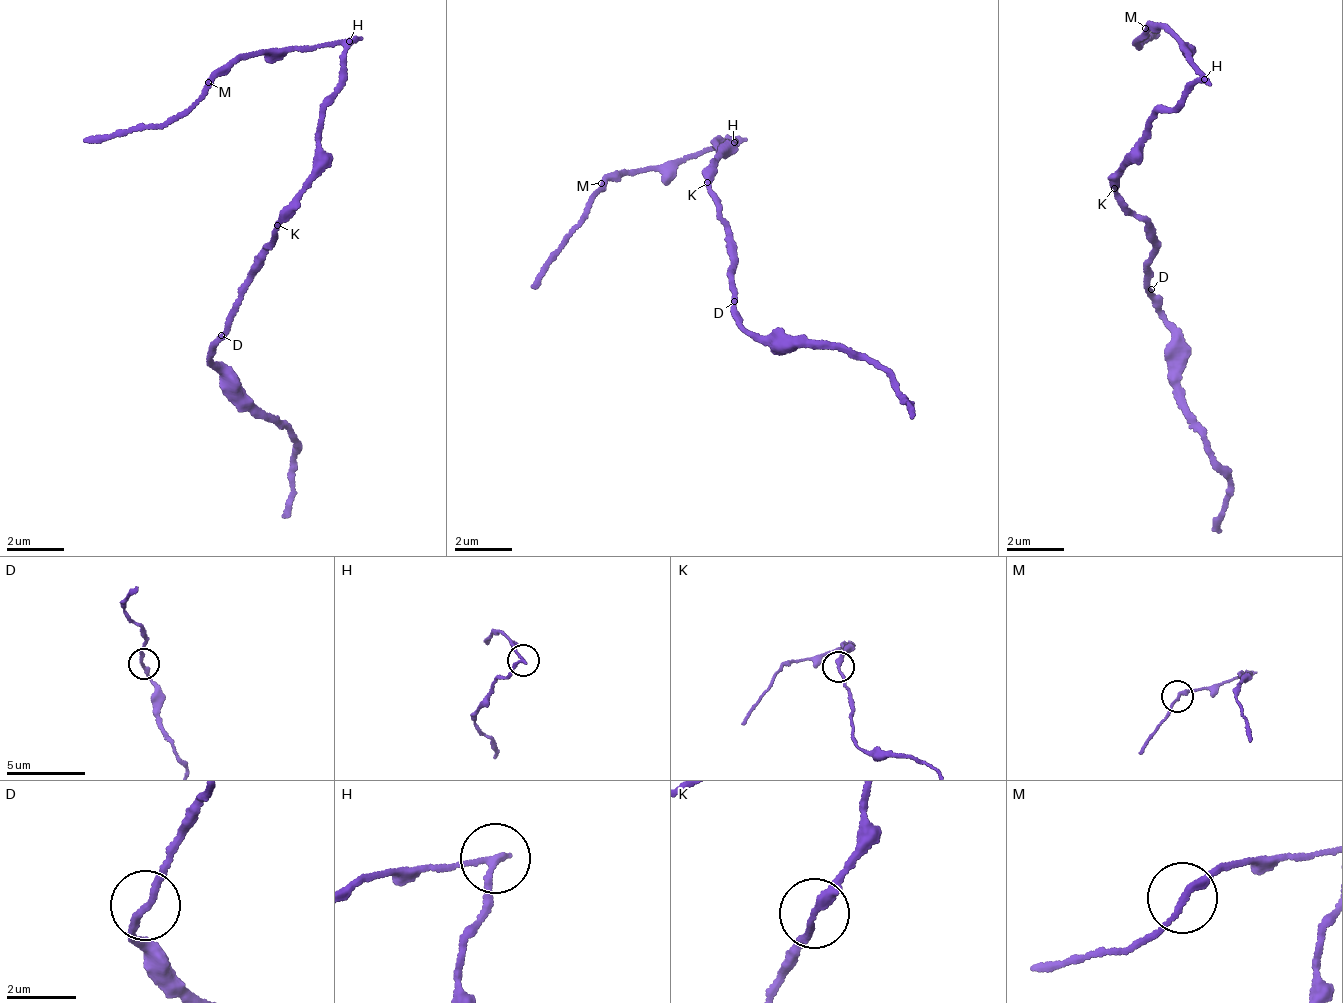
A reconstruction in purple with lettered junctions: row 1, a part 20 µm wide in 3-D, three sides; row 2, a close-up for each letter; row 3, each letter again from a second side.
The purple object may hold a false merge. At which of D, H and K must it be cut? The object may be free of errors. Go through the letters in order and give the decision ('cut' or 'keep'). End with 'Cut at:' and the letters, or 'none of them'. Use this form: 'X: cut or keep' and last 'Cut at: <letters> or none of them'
D: keep
H: cut
K: keep
Cut at: H

